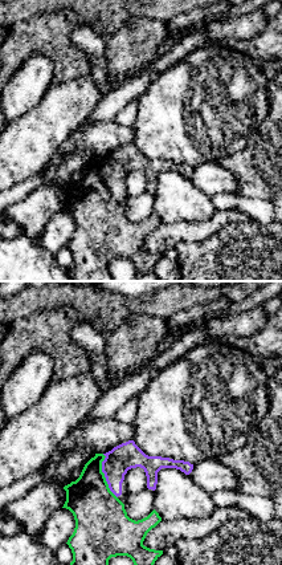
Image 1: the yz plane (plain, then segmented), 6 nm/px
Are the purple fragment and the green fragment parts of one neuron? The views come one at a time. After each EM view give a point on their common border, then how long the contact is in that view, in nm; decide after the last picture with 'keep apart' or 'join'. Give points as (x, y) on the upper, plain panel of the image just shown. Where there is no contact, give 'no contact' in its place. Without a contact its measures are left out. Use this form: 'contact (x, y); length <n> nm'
contact (105, 179); length 280 nm

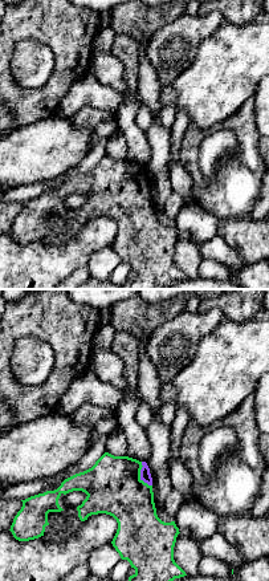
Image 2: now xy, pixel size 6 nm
contact (141, 178); length 170 nm

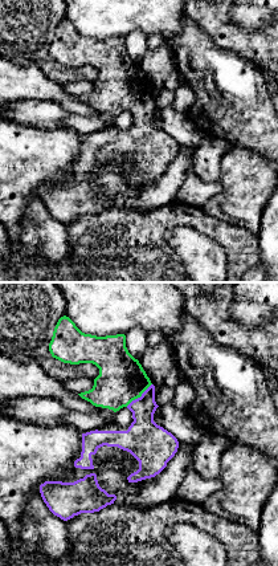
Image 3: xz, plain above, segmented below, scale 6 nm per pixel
contact (140, 100); length 220 nm

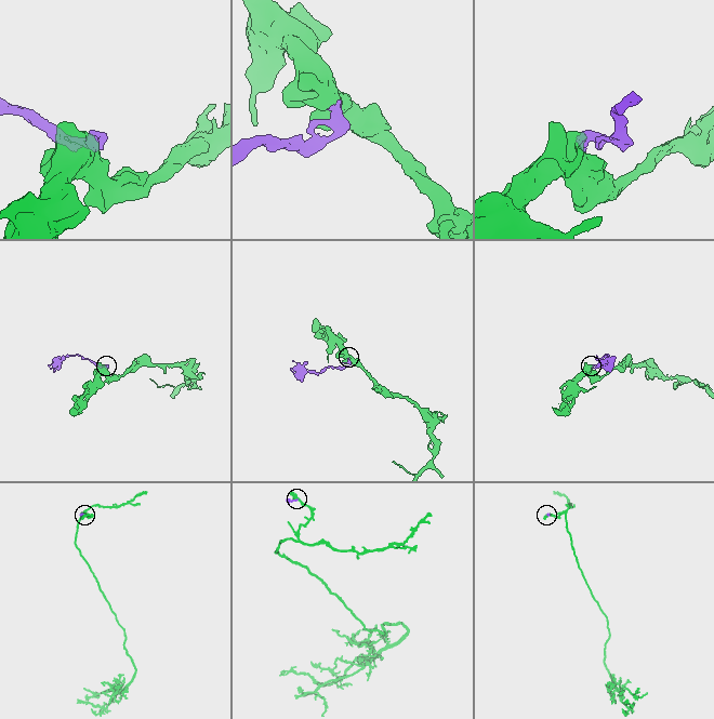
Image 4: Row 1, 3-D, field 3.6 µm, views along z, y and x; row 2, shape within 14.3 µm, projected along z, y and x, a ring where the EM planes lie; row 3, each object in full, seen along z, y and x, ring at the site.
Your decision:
join

